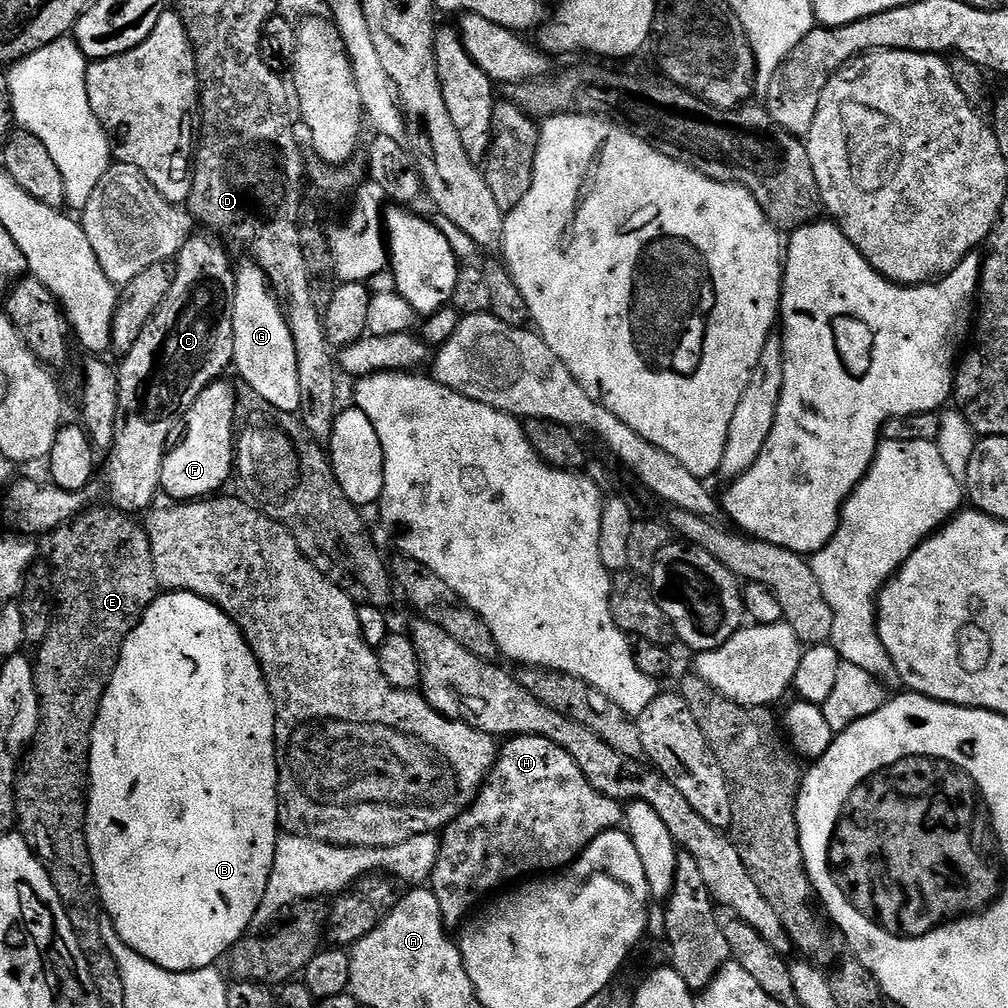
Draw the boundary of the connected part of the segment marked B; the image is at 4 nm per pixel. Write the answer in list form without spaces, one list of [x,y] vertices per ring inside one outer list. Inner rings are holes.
[[[169,592],[157,596],[156,601],[146,610],[146,614],[140,619],[140,625],[128,636],[120,650],[120,660],[116,663],[116,669],[112,675],[112,680],[108,683],[106,694],[100,703],[98,718],[94,722],[92,731],[92,749],[88,751],[88,818],[86,827],[88,830],[88,849],[90,858],[94,866],[96,875],[96,885],[100,891],[100,903],[107,919],[110,921],[110,928],[120,935],[119,943],[123,947],[129,948],[141,960],[149,960],[158,966],[162,966],[171,972],[193,972],[199,968],[211,968],[217,963],[216,959],[220,955],[223,957],[231,948],[243,940],[248,927],[253,927],[256,919],[256,911],[266,894],[266,886],[270,882],[270,870],[274,866],[274,854],[276,853],[276,838],[281,831],[280,826],[280,799],[278,798],[278,766],[276,765],[276,707],[272,704],[272,695],[264,681],[264,675],[260,669],[260,664],[254,658],[254,654],[248,649],[248,643],[244,640],[244,635],[237,628],[236,623],[222,611],[216,604],[211,604],[208,600],[203,600],[201,596],[195,596],[192,592]]]

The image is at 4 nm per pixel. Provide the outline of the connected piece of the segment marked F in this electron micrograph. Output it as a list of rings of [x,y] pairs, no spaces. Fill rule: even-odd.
[[[225,382],[206,386],[182,418],[182,431],[162,462],[160,486],[172,502],[191,502],[219,493],[234,472],[234,429],[237,389]]]

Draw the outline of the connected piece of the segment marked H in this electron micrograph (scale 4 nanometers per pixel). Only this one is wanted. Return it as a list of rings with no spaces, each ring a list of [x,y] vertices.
[[[514,736],[505,744],[508,745],[506,745],[505,748],[503,745],[503,747],[499,749],[496,758],[496,767],[488,773],[484,787],[481,788],[478,795],[476,795],[475,802],[472,803],[457,820],[450,822],[448,827],[443,829],[442,835],[440,836],[438,862],[434,866],[430,877],[430,887],[434,898],[438,898],[438,906],[442,910],[442,918],[444,919],[445,925],[448,926],[452,926],[452,924],[457,924],[457,926],[463,925],[469,913],[477,907],[475,904],[478,903],[483,896],[489,895],[488,897],[491,897],[493,893],[497,891],[495,888],[498,887],[503,880],[517,879],[516,881],[519,881],[521,879],[521,877],[519,878],[520,875],[524,875],[524,878],[528,878],[533,874],[552,874],[557,870],[567,868],[569,864],[575,862],[575,860],[587,850],[590,846],[590,842],[594,842],[594,838],[598,838],[604,832],[619,829],[624,819],[624,808],[622,807],[621,801],[612,800],[606,794],[596,792],[594,786],[590,786],[586,774],[582,774],[578,762],[574,762],[574,758],[570,758],[570,754],[566,754],[566,750],[562,750],[554,742],[550,742],[541,736]]]

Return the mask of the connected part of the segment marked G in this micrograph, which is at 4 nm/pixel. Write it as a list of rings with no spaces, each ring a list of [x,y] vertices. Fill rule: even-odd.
[[[247,262],[235,269],[236,274],[236,297],[234,298],[234,354],[232,359],[234,361],[235,371],[240,371],[240,376],[245,380],[247,387],[253,392],[262,394],[262,398],[266,398],[266,402],[270,402],[270,406],[278,406],[278,410],[283,412],[290,412],[293,414],[300,412],[300,391],[298,390],[298,354],[294,350],[294,338],[290,334],[290,326],[288,320],[284,317],[284,309],[281,301],[277,300],[276,293],[268,283],[268,276],[265,274],[255,262]]]

